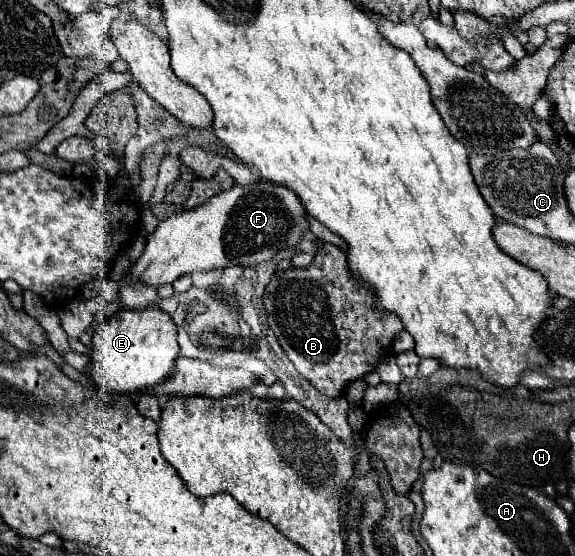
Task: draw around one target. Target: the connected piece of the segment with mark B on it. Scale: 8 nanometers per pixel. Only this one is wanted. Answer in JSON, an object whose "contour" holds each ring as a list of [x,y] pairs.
{"contour":[[[329,242],[319,246],[315,260],[307,268],[277,272],[267,286],[263,304],[267,308],[269,326],[295,370],[325,396],[341,396],[349,382],[373,372],[379,358],[391,352],[393,338],[403,330],[401,318],[393,312],[377,308],[373,286],[363,280],[359,282],[347,268],[347,254]]]}

